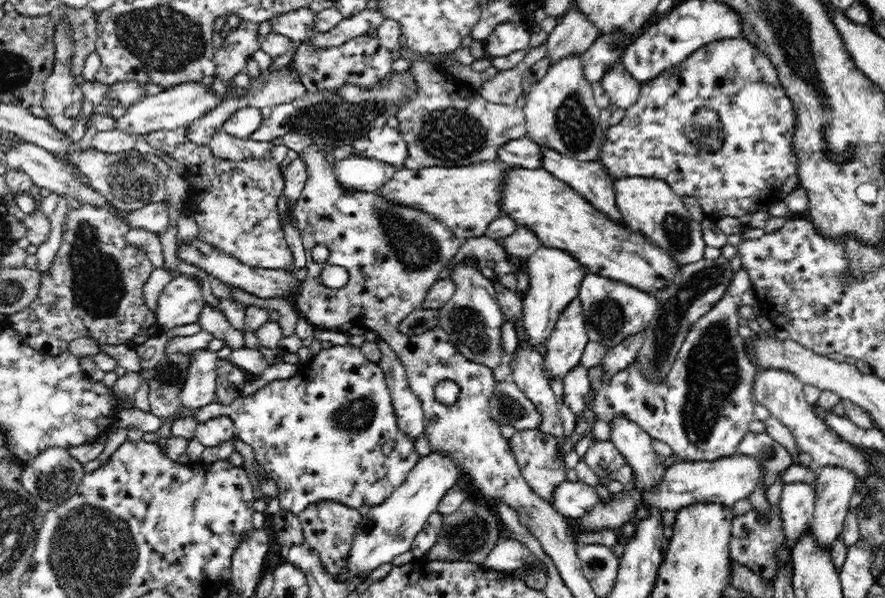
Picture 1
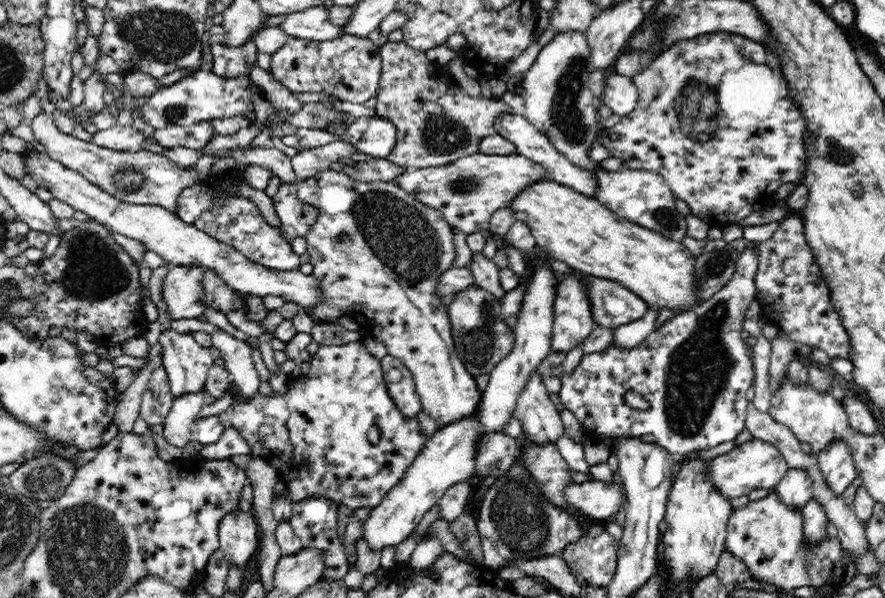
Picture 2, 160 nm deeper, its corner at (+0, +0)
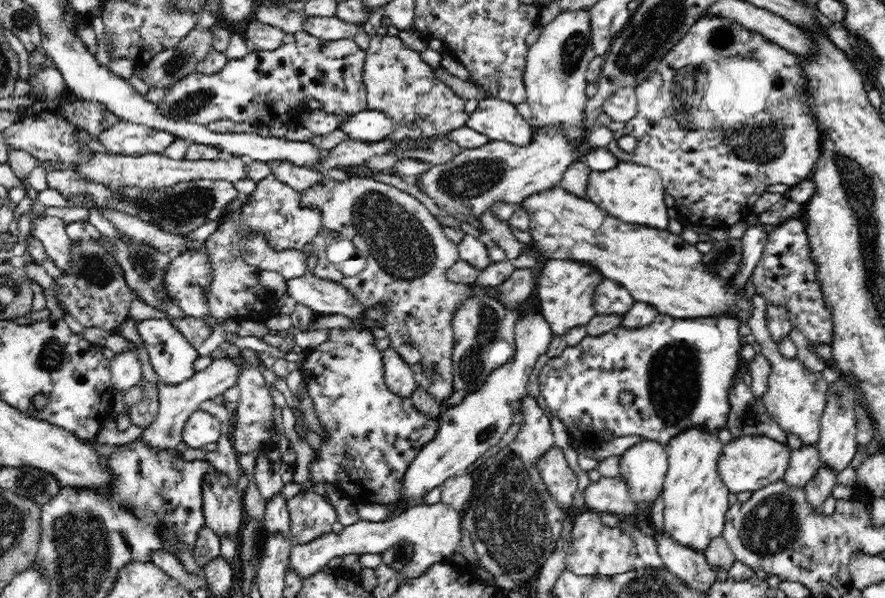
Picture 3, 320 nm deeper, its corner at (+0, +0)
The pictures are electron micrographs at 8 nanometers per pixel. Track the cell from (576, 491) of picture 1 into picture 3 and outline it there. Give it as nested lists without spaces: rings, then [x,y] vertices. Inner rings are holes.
[[[622,475],[612,478],[601,476],[584,490],[584,498],[589,510],[600,514],[638,514],[638,505],[630,497],[628,484]]]

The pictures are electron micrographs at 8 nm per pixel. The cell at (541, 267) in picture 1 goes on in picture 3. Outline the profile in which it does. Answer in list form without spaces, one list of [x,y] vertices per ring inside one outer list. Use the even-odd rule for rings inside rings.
[[[532,305],[523,310],[523,313],[520,314],[519,319],[516,322],[514,330],[514,357],[500,368],[490,372],[490,376],[486,378],[486,382],[484,382],[478,390],[468,393],[459,404],[446,408],[445,411],[441,413],[438,418],[440,424],[436,436],[434,436],[434,438],[418,452],[415,459],[410,463],[408,470],[406,470],[404,480],[402,480],[402,495],[396,502],[392,502],[390,505],[406,502],[409,498],[424,497],[432,489],[438,486],[442,487],[442,484],[445,484],[445,480],[448,479],[449,476],[463,475],[467,472],[466,469],[470,464],[477,458],[480,458],[484,452],[490,450],[492,446],[498,444],[502,436],[506,434],[509,426],[513,423],[515,414],[520,413],[521,400],[527,394],[526,386],[528,386],[528,378],[530,378],[530,374],[532,374],[534,363],[540,356],[548,351],[554,336],[550,325],[544,320],[542,313],[539,312],[538,305]]]

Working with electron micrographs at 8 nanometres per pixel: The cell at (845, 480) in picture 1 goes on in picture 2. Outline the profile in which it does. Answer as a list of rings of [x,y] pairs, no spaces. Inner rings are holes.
[[[842,439],[832,441],[815,455],[830,489],[836,495],[843,496],[858,475],[848,443]]]

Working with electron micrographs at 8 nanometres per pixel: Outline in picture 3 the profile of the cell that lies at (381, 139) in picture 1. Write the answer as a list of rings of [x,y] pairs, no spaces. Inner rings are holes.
[[[367,108],[353,114],[339,128],[350,139],[375,143],[389,136],[393,131],[393,122],[386,113]]]

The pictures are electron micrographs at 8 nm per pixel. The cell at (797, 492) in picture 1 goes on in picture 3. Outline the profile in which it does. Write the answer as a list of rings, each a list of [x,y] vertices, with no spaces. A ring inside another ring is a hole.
[[[805,444],[791,449],[789,467],[782,481],[791,488],[806,488],[821,466],[817,445]]]

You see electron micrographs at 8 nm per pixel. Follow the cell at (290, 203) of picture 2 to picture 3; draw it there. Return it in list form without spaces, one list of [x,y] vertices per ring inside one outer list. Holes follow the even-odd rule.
[[[273,174],[257,182],[255,190],[247,196],[246,204],[242,208],[229,212],[231,209],[232,204],[229,204],[225,215],[221,216],[216,232],[206,238],[205,252],[213,264],[211,284],[207,288],[210,314],[219,320],[238,320],[252,319],[258,314],[275,313],[278,309],[277,301],[260,286],[259,269],[243,260],[243,231],[258,234],[278,252],[287,249],[302,250],[318,235],[322,227],[322,210],[303,205],[302,193],[284,184]]]

